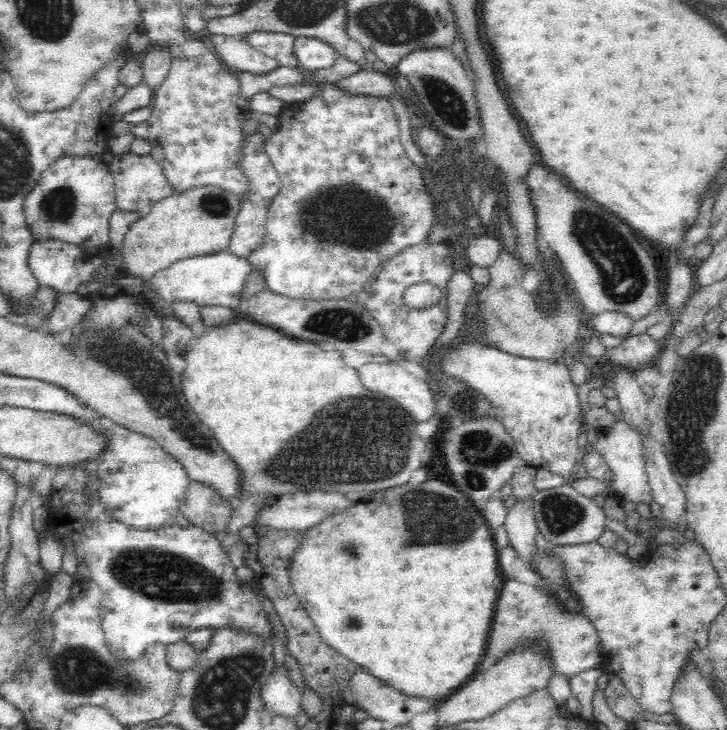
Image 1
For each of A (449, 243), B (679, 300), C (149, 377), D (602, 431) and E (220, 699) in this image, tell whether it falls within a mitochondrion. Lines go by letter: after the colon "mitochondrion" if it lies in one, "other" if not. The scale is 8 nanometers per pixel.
A: other
B: other
C: mitochondrion
D: other
E: mitochondrion

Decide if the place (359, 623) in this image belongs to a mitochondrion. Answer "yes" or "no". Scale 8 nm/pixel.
no

